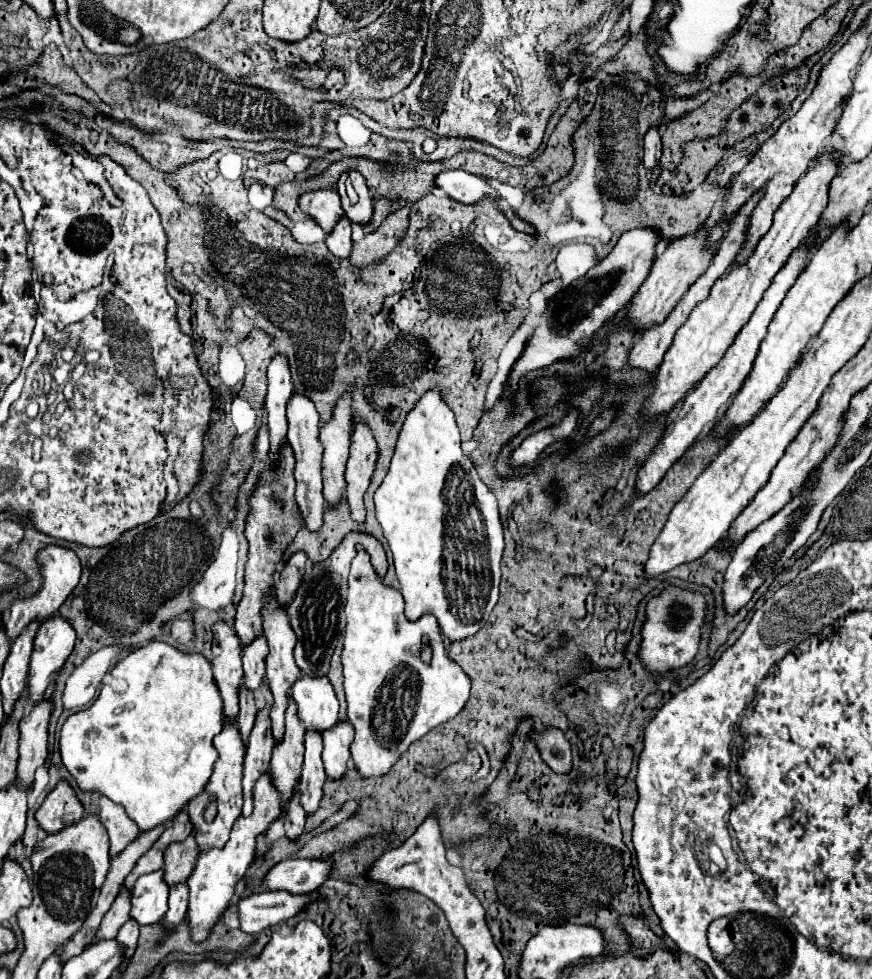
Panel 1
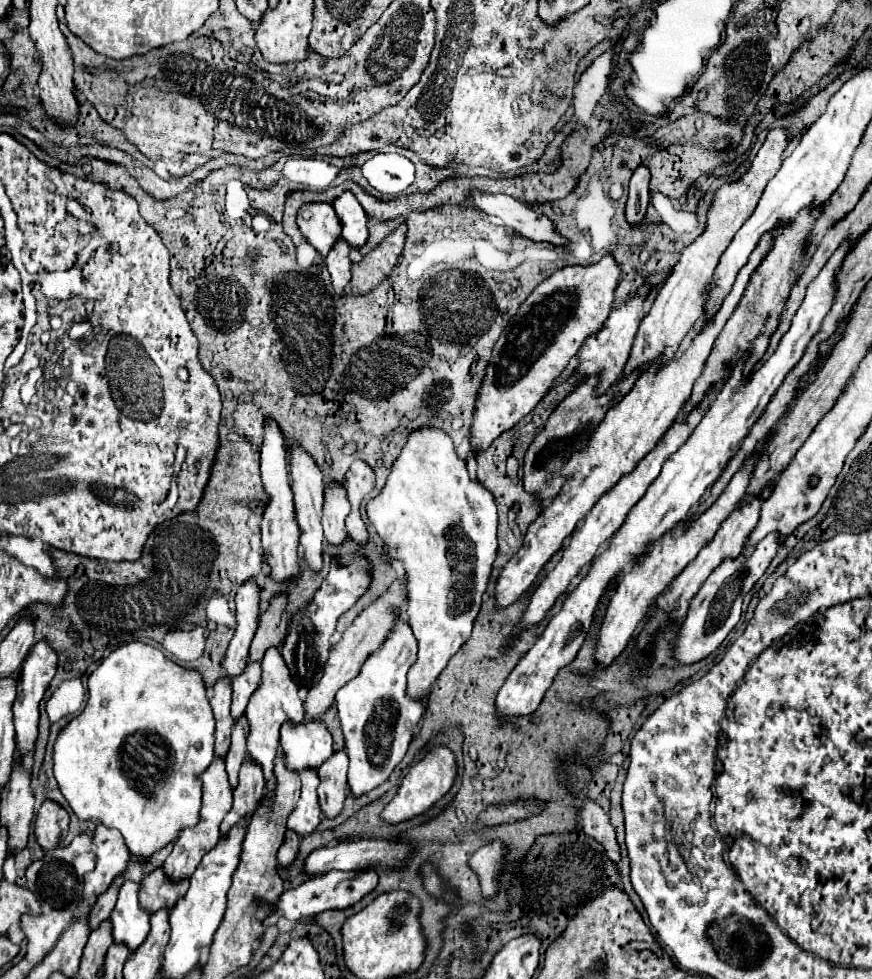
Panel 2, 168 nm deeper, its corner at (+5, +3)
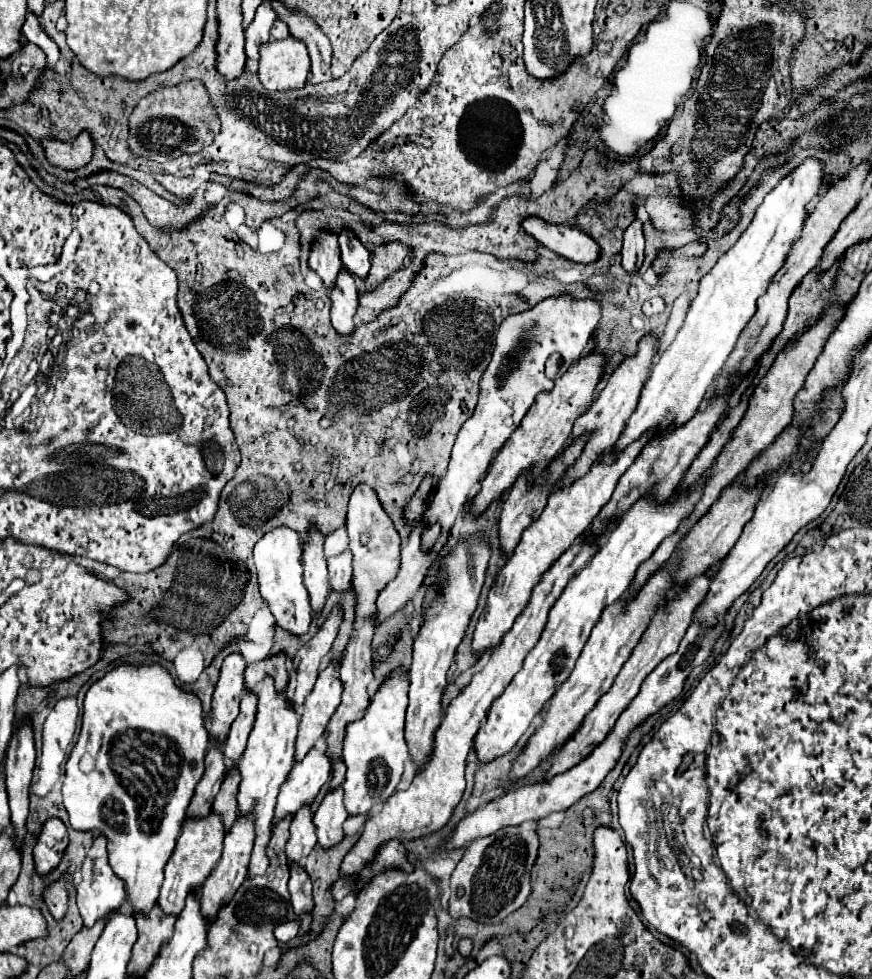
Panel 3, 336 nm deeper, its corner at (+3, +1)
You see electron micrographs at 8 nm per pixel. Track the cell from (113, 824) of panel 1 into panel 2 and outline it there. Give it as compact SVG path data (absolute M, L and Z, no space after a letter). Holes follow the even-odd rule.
M98 825L92 837L92 845L96 855L96 869L84 877L84 901L90 907L112 885L112 881L126 871L130 859L124 837L116 829Z

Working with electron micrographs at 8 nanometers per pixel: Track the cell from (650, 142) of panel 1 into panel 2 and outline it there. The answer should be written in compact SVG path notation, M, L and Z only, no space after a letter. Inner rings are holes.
M640 165L630 179L630 193L626 201L626 221L630 225L640 225L644 221L644 215L650 203L648 181L650 181L650 173L646 165Z

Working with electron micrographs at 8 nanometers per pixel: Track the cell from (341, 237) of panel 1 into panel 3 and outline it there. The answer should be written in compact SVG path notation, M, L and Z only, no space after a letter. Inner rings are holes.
M342 269L336 277L336 285L330 291L332 299L332 325L338 333L348 335L354 331L354 315L358 307L358 289L354 285L354 277L350 271Z

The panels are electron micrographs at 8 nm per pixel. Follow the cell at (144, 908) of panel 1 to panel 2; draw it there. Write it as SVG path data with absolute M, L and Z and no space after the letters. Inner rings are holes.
M124 881L118 903L110 913L114 943L126 945L130 953L134 953L140 943L144 943L150 931L150 913L138 907L138 889L138 883Z

